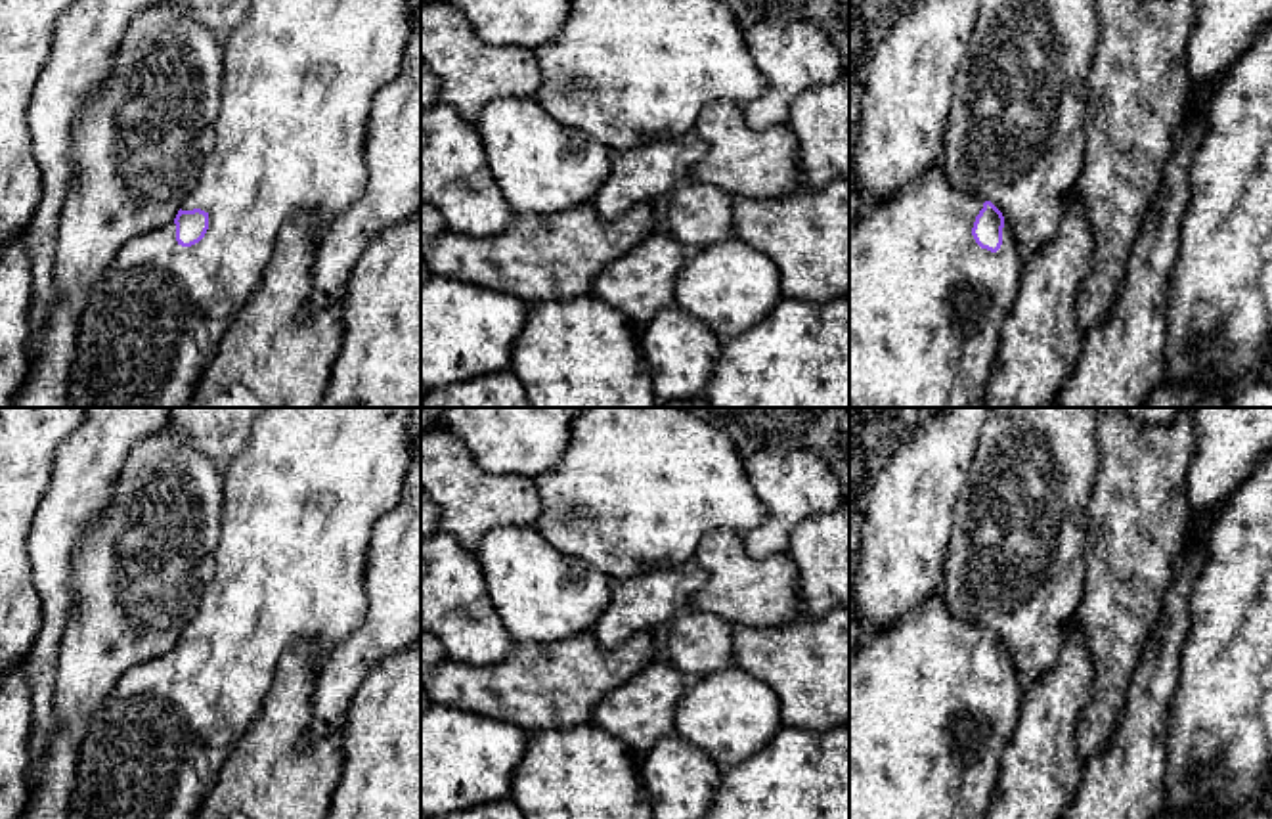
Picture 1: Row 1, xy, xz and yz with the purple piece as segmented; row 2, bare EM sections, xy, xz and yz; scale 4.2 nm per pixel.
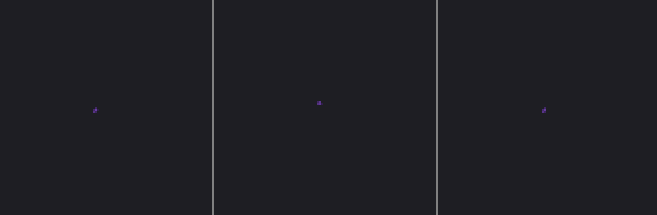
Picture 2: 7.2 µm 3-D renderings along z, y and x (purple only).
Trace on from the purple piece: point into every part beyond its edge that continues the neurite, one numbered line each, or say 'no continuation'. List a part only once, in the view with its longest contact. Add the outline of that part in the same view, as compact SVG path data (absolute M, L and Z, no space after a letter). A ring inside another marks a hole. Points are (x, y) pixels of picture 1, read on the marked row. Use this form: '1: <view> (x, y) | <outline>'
1: xy (299, 75) | M252 0L245 23L224 44L224 80L216 144L182 210L208 214L205 237L182 247L176 224L124 243L94 285L80 316L69 373L69 408L189 408L218 344L258 291L283 226L308 216L316 247L335 220L365 191L367 115L375 94L396 78L413 31L407 0Z

